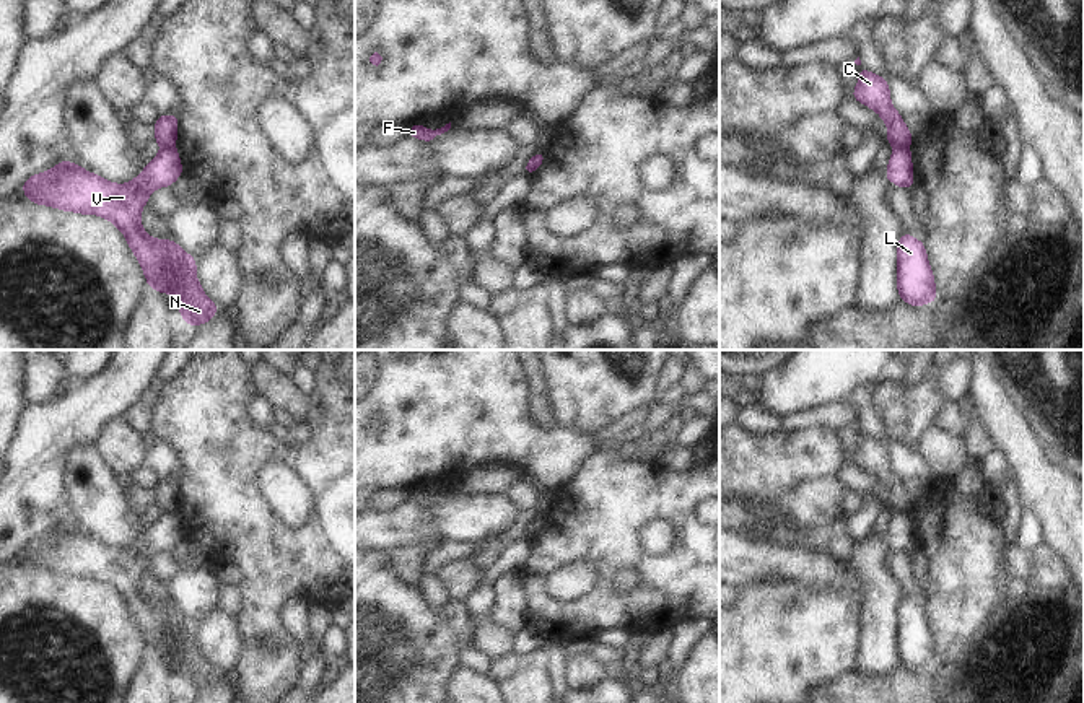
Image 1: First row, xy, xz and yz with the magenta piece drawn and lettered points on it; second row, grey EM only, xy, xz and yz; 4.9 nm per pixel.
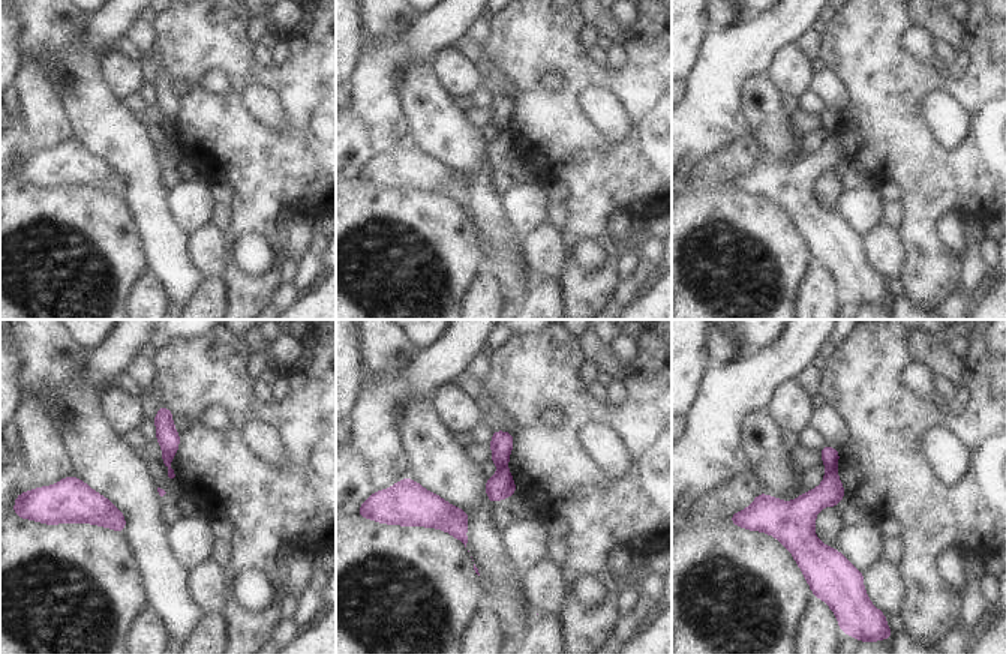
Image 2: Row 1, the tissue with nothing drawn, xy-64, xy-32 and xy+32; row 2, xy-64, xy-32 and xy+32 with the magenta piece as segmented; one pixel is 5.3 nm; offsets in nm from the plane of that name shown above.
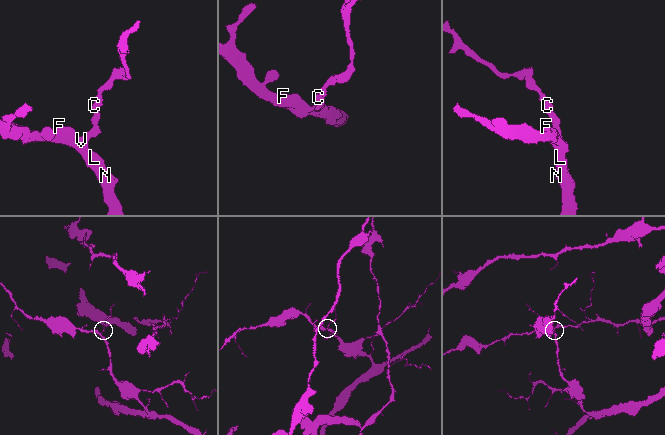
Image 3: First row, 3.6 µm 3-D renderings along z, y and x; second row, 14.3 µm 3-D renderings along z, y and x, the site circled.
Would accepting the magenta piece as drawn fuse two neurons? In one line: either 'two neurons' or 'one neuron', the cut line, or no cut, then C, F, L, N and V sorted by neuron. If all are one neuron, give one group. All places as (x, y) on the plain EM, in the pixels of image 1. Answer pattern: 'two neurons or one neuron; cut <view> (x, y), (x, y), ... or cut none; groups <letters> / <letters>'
two neurons; cut yz (896, 513), (907, 515); groups C / F L N V

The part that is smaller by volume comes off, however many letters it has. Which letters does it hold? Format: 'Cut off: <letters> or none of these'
Cut off: C

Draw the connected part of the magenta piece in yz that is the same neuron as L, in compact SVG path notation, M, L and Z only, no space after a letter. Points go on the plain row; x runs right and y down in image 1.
M905 596L897 607L897 656L900 664L913 672L938 664L926 610Z

